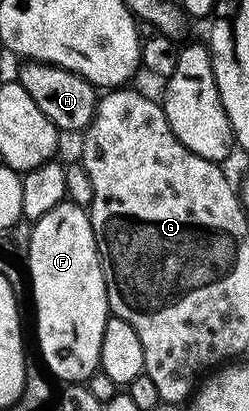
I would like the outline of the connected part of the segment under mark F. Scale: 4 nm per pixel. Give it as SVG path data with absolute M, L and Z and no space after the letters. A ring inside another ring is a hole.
M70 201L58 203L53 209L49 209L49 213L45 213L45 217L34 220L32 227L35 228L32 229L31 240L27 243L26 270L29 272L29 295L32 300L35 298L35 331L39 334L40 351L38 354L56 380L63 379L64 384L86 384L100 370L101 337L105 337L105 325L109 318L107 286L88 208Z

